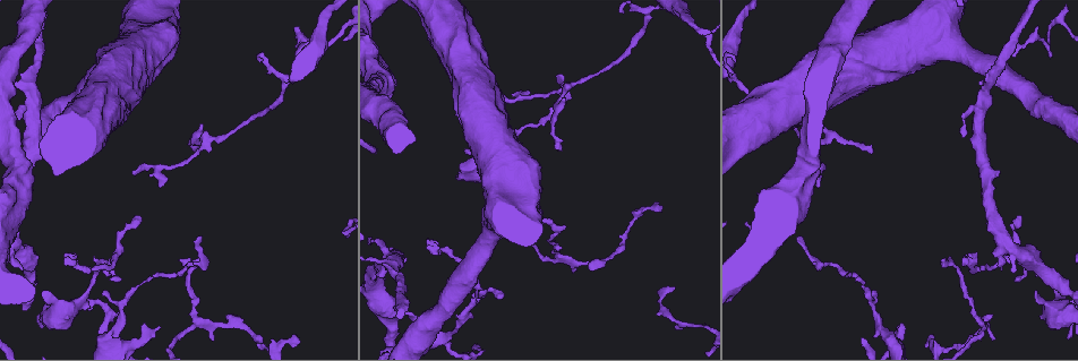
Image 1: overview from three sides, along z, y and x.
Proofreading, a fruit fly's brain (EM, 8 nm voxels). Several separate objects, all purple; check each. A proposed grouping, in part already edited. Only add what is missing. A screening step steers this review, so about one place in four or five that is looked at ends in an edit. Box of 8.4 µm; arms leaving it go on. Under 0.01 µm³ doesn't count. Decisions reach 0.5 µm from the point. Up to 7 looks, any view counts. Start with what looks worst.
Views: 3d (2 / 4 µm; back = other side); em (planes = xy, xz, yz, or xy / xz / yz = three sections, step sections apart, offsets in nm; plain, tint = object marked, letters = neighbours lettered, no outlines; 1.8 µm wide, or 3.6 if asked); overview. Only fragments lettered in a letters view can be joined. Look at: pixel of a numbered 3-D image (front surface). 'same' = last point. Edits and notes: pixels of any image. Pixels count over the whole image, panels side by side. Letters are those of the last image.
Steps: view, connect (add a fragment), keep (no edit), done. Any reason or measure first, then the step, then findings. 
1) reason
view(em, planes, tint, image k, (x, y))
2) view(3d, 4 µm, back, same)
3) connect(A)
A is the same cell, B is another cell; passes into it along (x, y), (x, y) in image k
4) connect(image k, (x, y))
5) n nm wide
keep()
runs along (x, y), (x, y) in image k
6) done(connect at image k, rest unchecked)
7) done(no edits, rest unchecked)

thin end
view(em, planes, plain, image 1, (134, 216))

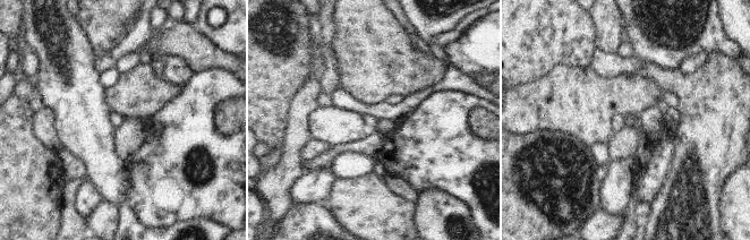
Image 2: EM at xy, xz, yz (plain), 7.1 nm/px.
where the object lies
view(em, planes, tint, same)

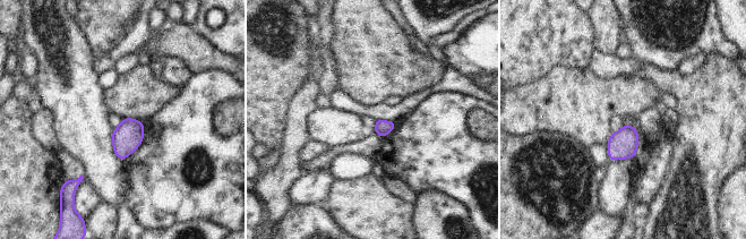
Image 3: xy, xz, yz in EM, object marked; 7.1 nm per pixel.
view(em, planes, letters, same)

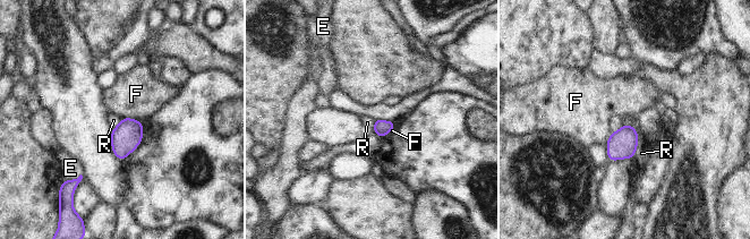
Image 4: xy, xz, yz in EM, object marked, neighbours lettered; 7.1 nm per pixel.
R touches over 260 nm
keep()
E, F and R are other cells; border along (623, 124), (637, 133), (631, 158) in image 4; none of them fits

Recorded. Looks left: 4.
thin end
view(3d, 2 µm, image 1, (559, 151))

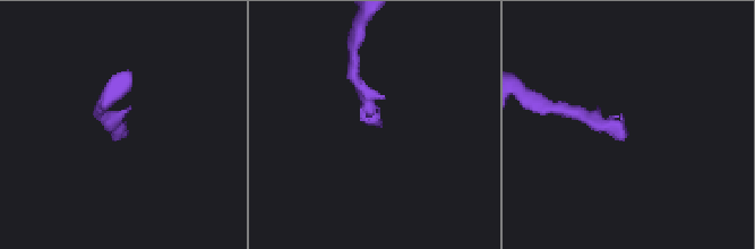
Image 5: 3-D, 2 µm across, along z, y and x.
view(em, yz, step 16, plain, image 5, (126, 133))

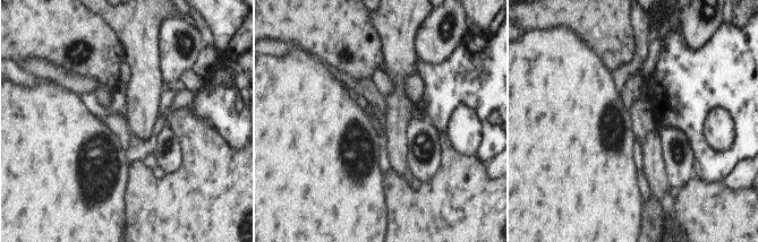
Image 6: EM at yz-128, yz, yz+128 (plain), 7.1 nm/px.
view(em, yz, step 16, letters, same)

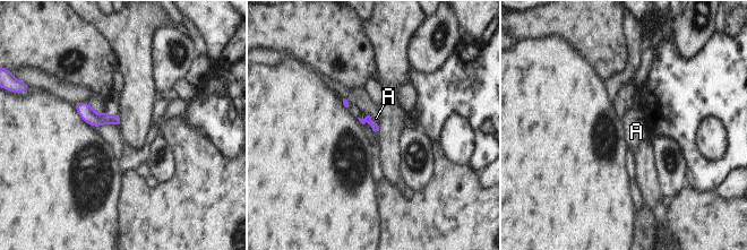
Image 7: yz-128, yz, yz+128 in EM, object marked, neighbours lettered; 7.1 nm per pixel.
A touches over 90 nm
keep()
A is another cell; none of them fits

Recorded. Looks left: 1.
done(no edits, rest unchecked)

